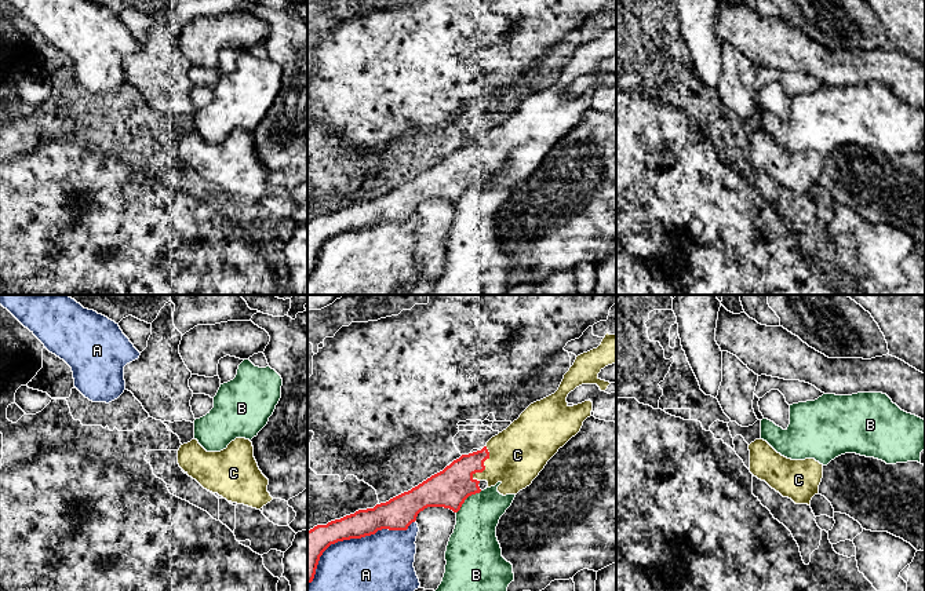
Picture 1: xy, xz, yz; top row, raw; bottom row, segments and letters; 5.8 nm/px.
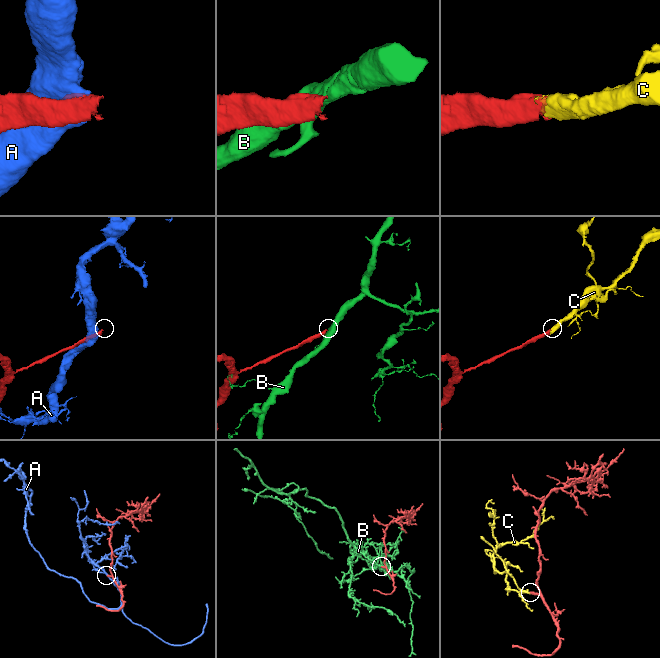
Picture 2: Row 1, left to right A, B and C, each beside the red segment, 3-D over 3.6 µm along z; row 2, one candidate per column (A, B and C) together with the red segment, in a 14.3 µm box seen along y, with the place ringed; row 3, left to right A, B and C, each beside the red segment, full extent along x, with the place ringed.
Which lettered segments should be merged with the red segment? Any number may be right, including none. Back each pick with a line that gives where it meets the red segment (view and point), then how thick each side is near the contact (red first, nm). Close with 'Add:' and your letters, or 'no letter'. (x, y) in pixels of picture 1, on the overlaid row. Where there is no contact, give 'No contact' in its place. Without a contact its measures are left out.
C: Touches red at xz (484, 466). Thickness 220 nm (red) against 320 nm
Add: C

